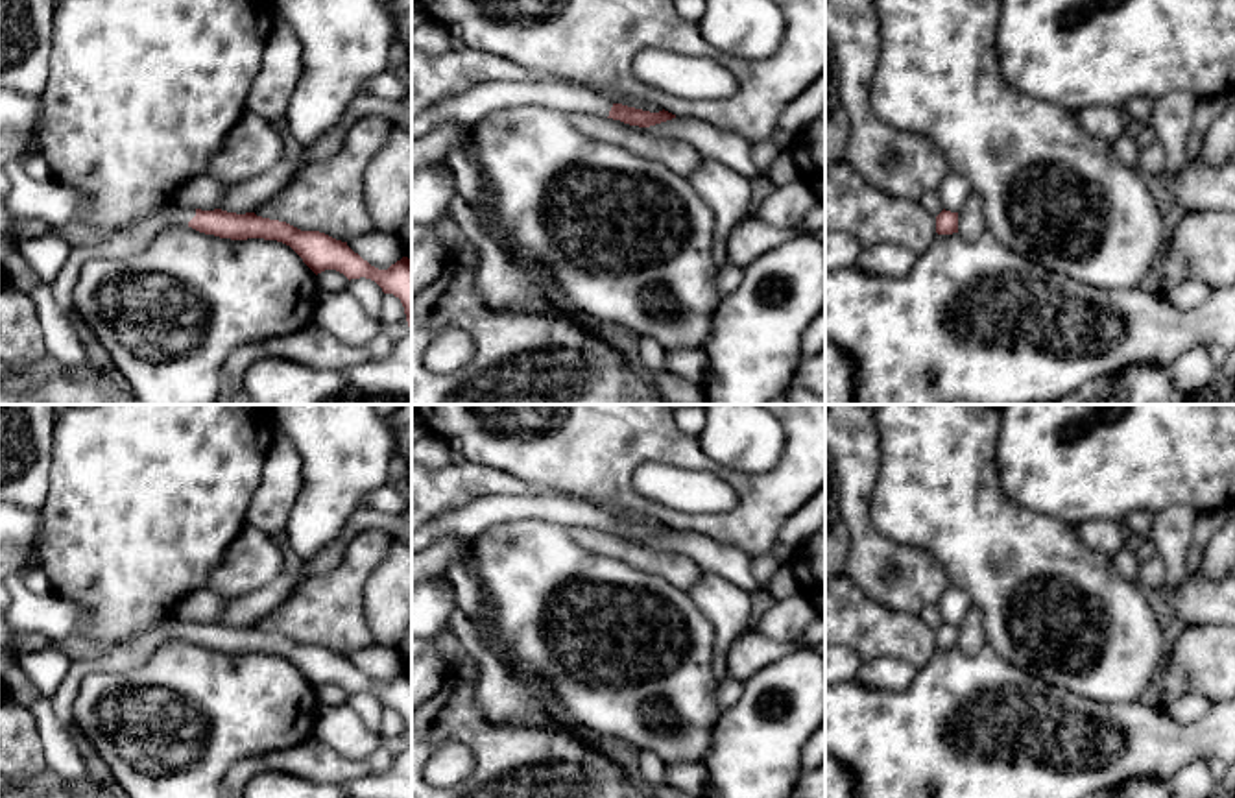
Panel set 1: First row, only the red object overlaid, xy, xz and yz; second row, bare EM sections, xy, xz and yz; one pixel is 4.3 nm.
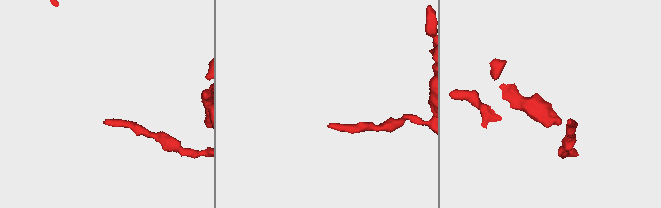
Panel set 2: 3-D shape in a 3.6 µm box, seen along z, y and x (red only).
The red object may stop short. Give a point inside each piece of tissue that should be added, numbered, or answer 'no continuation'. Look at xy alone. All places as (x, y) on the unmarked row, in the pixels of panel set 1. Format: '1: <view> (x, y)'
1: xy (179, 630)

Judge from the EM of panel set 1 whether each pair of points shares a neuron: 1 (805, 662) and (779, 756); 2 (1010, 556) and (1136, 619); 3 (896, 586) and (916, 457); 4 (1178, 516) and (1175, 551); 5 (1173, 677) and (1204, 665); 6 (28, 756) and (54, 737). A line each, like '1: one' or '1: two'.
1: one
2: one
3: two
4: one
5: one
6: two

